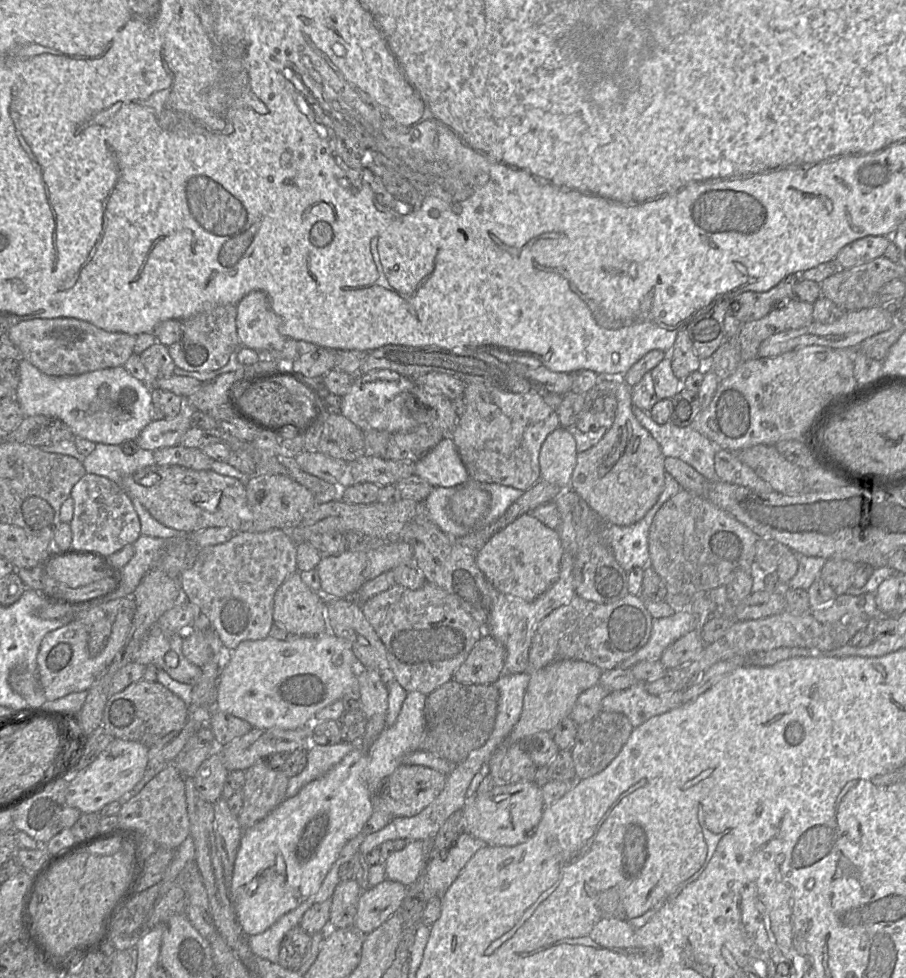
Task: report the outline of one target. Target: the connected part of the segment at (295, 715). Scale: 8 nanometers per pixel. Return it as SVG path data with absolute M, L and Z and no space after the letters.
M330 631L315 636L291 636L290 639L280 641L272 637L266 637L261 640L245 640L242 641L234 650L231 650L224 659L216 688L215 708L219 711L232 714L242 718L250 723L254 728L279 728L284 730L295 730L306 726L313 722L314 716L328 705L341 700L341 698L353 691L358 690L357 671L360 669L359 661L357 660L350 643L342 638L333 635Z

